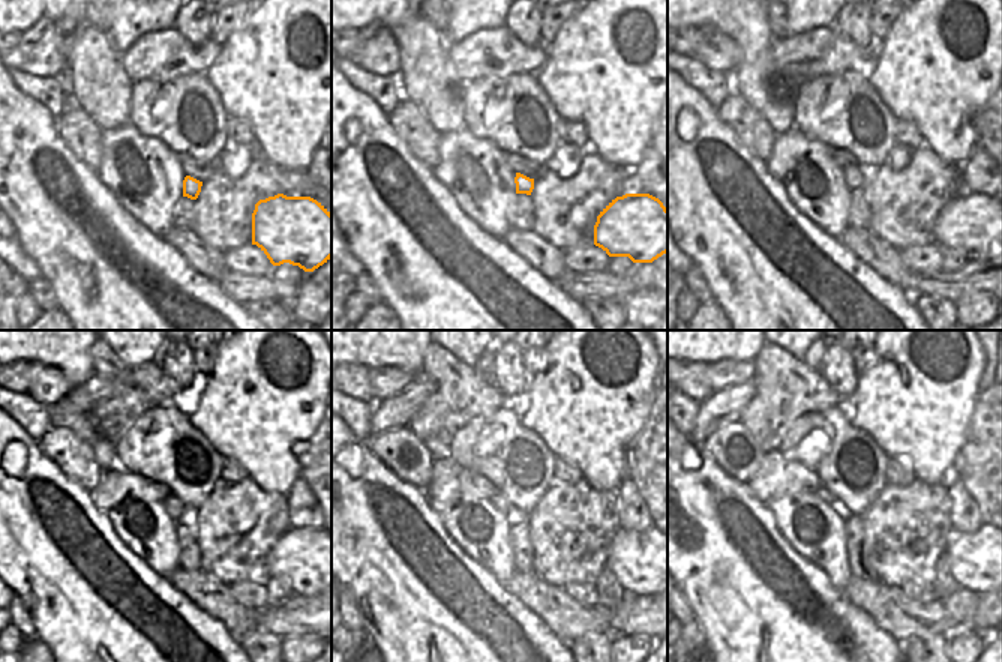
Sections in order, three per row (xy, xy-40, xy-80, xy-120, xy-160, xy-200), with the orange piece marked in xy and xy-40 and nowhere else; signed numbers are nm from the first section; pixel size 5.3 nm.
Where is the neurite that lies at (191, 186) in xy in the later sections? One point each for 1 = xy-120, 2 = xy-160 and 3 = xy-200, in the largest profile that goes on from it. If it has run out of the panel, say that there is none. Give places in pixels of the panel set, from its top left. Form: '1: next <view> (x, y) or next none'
1: next xy-120 (176, 509)
2: next xy-160 (501, 503)
3: next xy-200 (834, 503)

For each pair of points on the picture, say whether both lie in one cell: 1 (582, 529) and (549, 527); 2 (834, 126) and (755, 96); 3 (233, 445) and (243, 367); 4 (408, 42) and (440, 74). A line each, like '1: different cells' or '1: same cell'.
1: same cell
2: different cells
3: same cell
4: same cell

